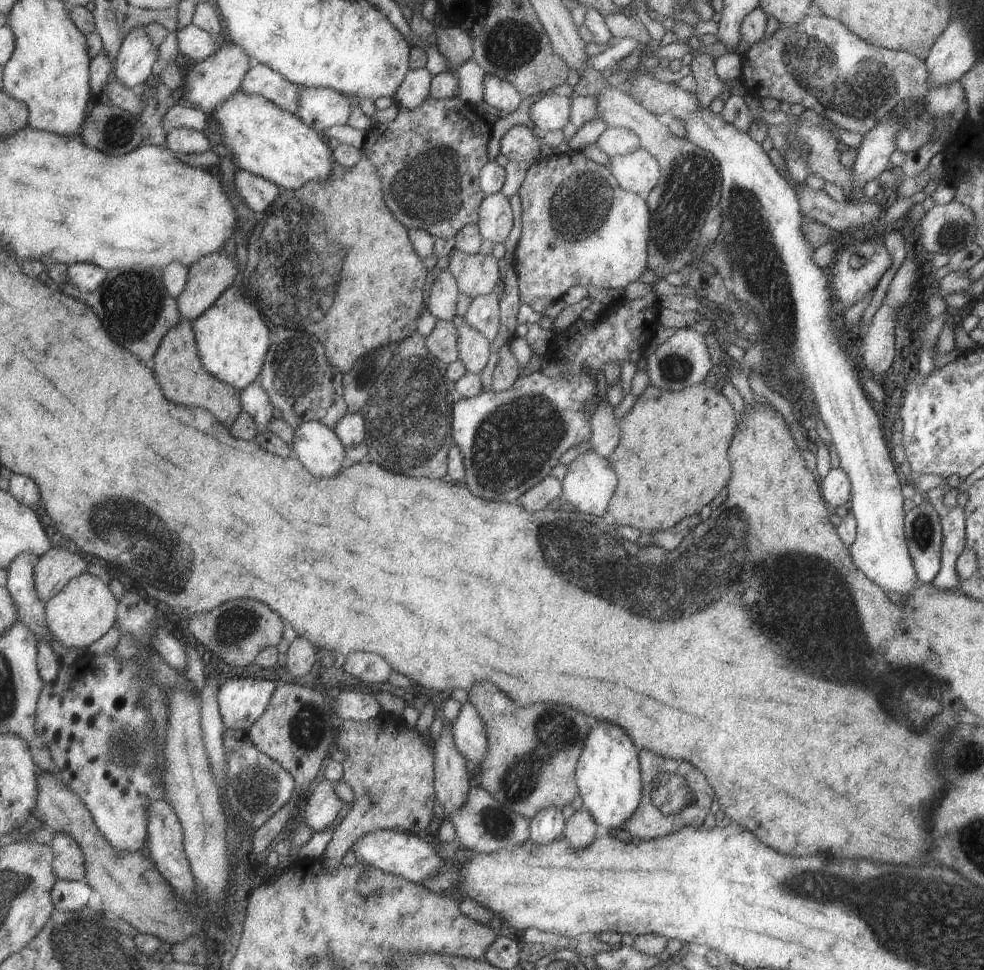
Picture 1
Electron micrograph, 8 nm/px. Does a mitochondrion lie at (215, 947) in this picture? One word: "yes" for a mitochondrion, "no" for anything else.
no

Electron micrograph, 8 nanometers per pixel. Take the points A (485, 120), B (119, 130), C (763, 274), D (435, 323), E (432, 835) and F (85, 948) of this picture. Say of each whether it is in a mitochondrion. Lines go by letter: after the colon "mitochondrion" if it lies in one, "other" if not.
A: other
B: mitochondrion
C: mitochondrion
D: other
E: other
F: mitochondrion

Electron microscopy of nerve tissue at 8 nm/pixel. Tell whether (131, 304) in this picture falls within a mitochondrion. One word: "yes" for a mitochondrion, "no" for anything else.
yes

